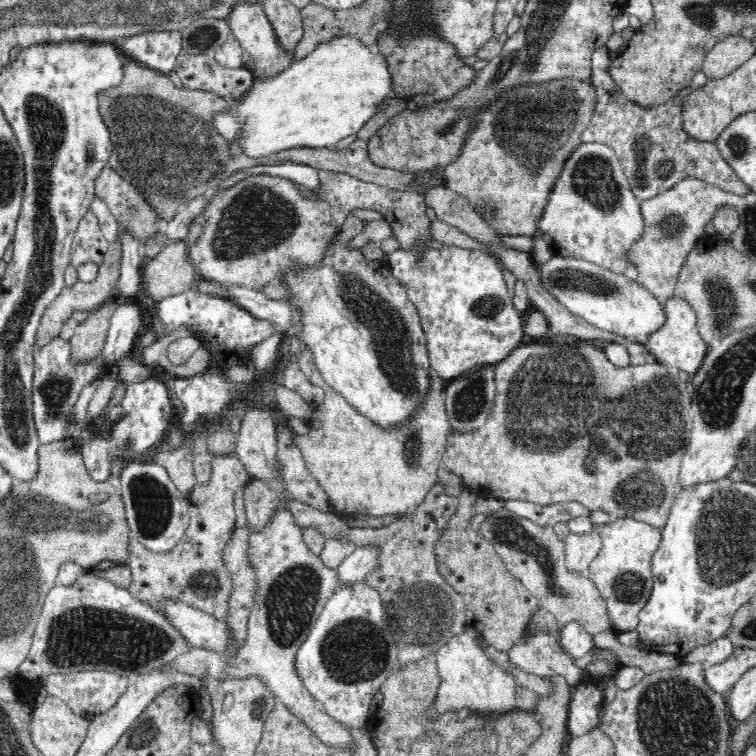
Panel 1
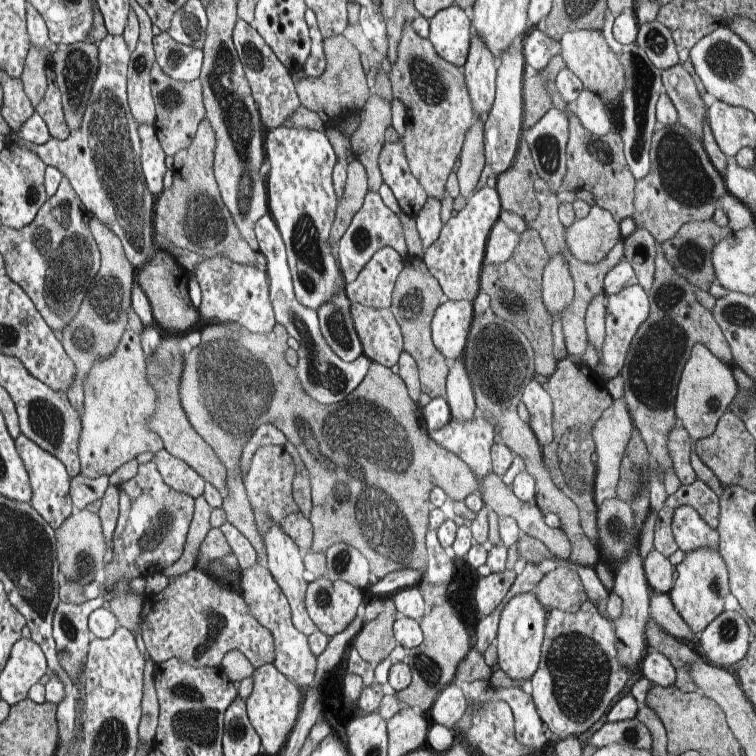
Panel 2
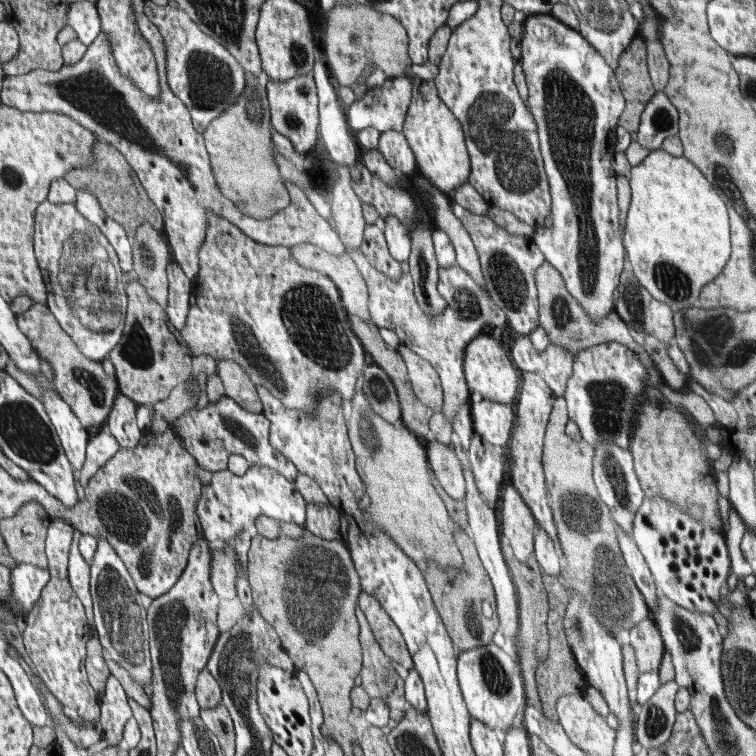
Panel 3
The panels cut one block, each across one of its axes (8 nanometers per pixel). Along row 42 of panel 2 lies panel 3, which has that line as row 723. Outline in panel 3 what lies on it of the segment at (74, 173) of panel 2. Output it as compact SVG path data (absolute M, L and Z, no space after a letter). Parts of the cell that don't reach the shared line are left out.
M110 675L106 682L102 704L102 719L94 728L103 734L108 747L120 746L126 731L128 720L134 718L134 710L128 705L128 696L124 692L120 681Z

